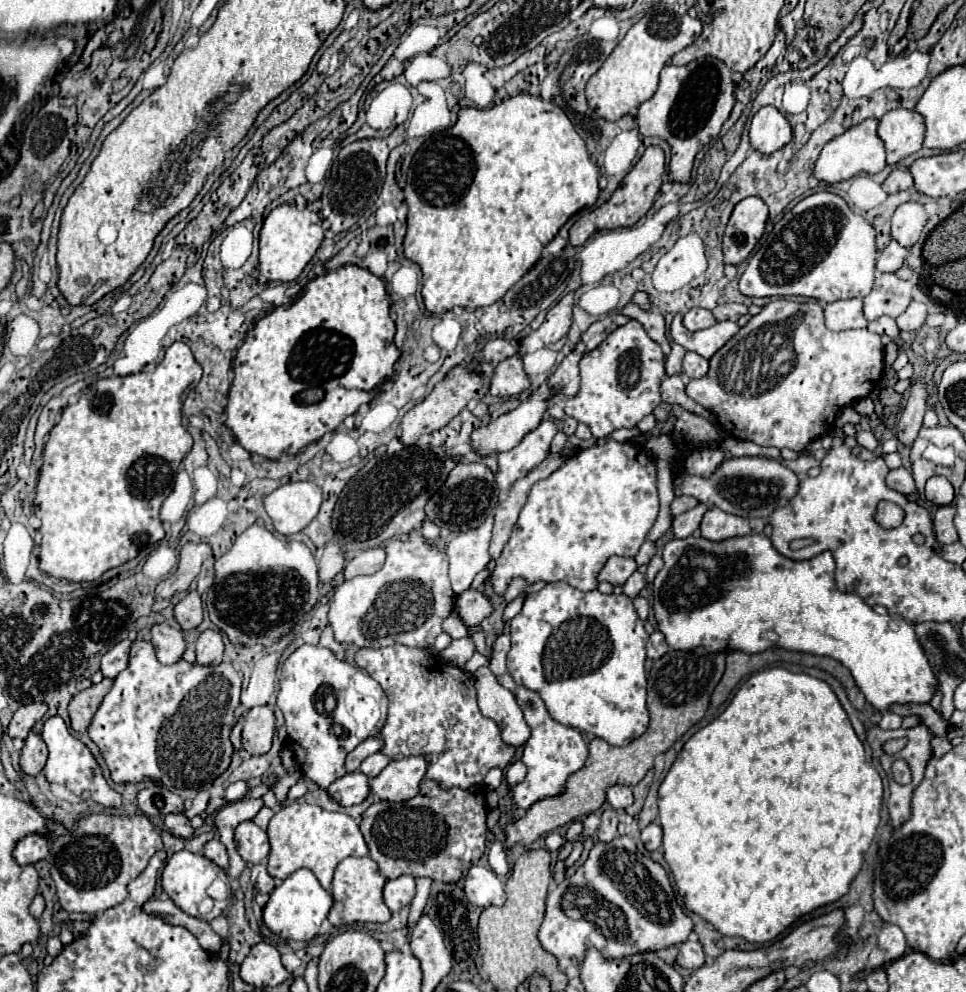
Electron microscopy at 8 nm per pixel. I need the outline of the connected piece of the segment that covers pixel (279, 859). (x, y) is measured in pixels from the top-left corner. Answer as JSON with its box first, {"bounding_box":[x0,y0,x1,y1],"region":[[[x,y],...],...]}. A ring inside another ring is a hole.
{"bounding_box":[267,788,374,890],"region":[[[318,788],[308,791],[304,795],[305,800],[301,797],[295,801],[295,804],[283,806],[271,818],[269,828],[267,828],[267,836],[271,842],[271,852],[267,858],[267,870],[273,878],[285,880],[295,870],[309,868],[319,878],[321,886],[325,890],[331,890],[333,872],[343,858],[367,856],[367,844],[365,844],[363,834],[359,830],[359,824],[363,812],[374,803],[374,798],[370,795],[361,804],[343,807],[331,800],[325,790],[329,800],[327,800],[327,808],[323,808],[317,804],[317,790],[325,789]]]}

